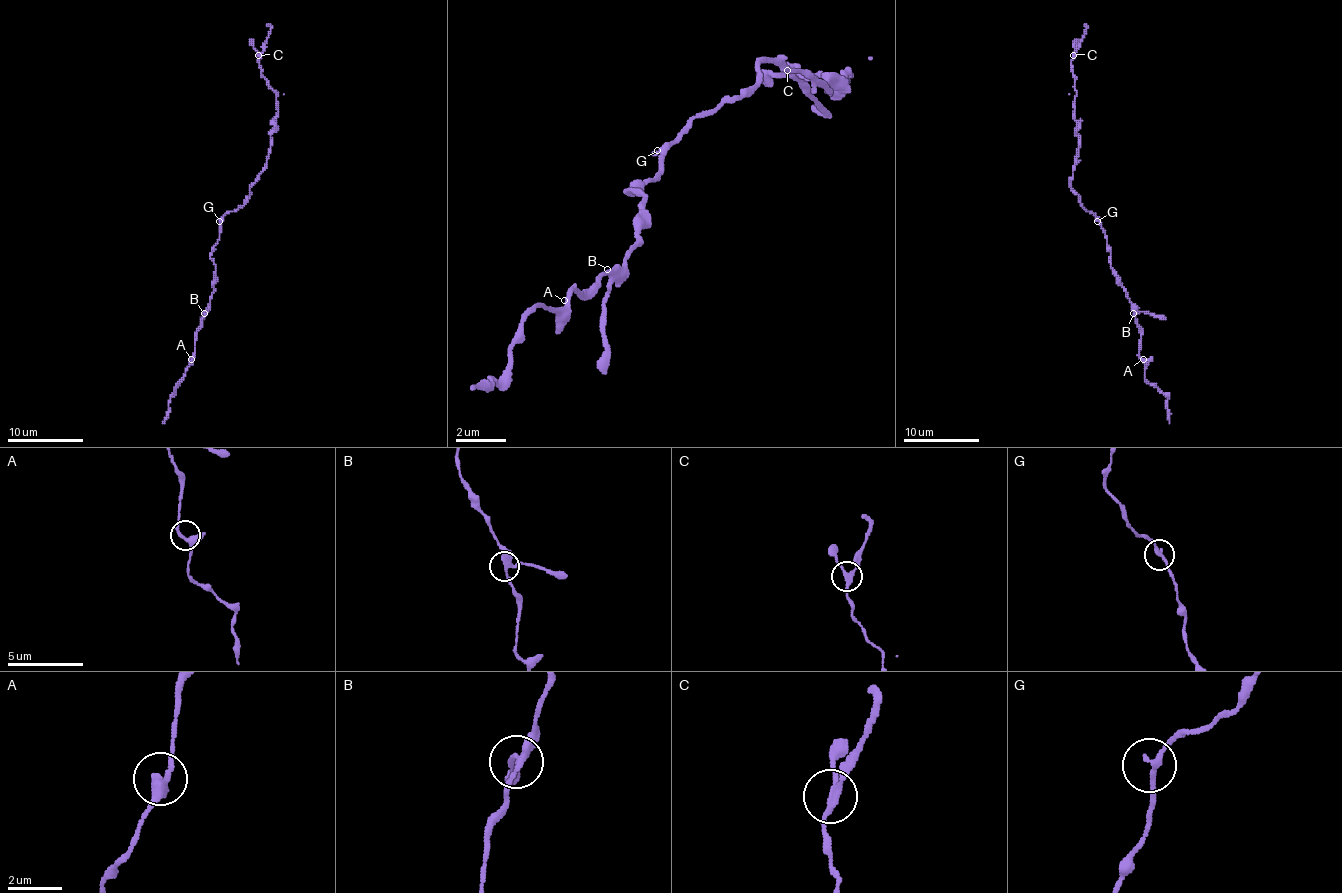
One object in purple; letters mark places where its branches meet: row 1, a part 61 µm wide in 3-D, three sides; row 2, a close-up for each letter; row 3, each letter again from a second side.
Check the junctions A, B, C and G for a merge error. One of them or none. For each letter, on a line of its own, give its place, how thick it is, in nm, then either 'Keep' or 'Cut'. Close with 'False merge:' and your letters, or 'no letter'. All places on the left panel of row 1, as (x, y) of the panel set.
A: Place: (191, 359). Thickness 280 nm. Keep
B: Place: (204, 313). Thickness 280 nm. Keep
C: Place: (258, 55). Thickness 200 nm. Cut
G: Place: (219, 221). Thickness 200 nm. Keep
False merge: C

